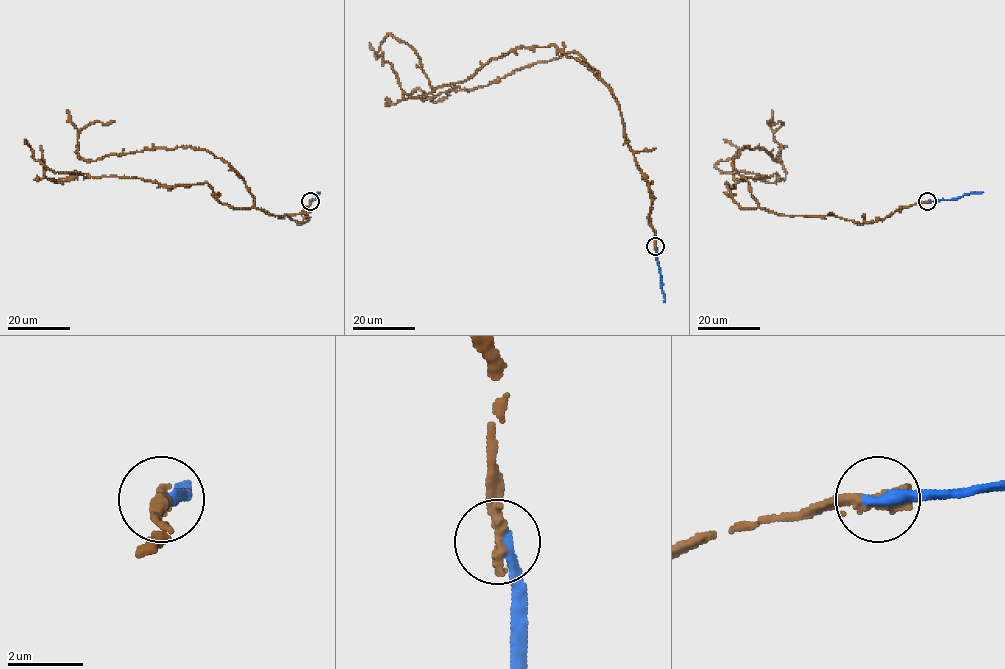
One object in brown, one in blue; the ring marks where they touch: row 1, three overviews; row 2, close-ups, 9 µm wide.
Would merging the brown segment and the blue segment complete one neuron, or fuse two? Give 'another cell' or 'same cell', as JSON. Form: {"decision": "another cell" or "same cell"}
{"decision": "same cell"}

